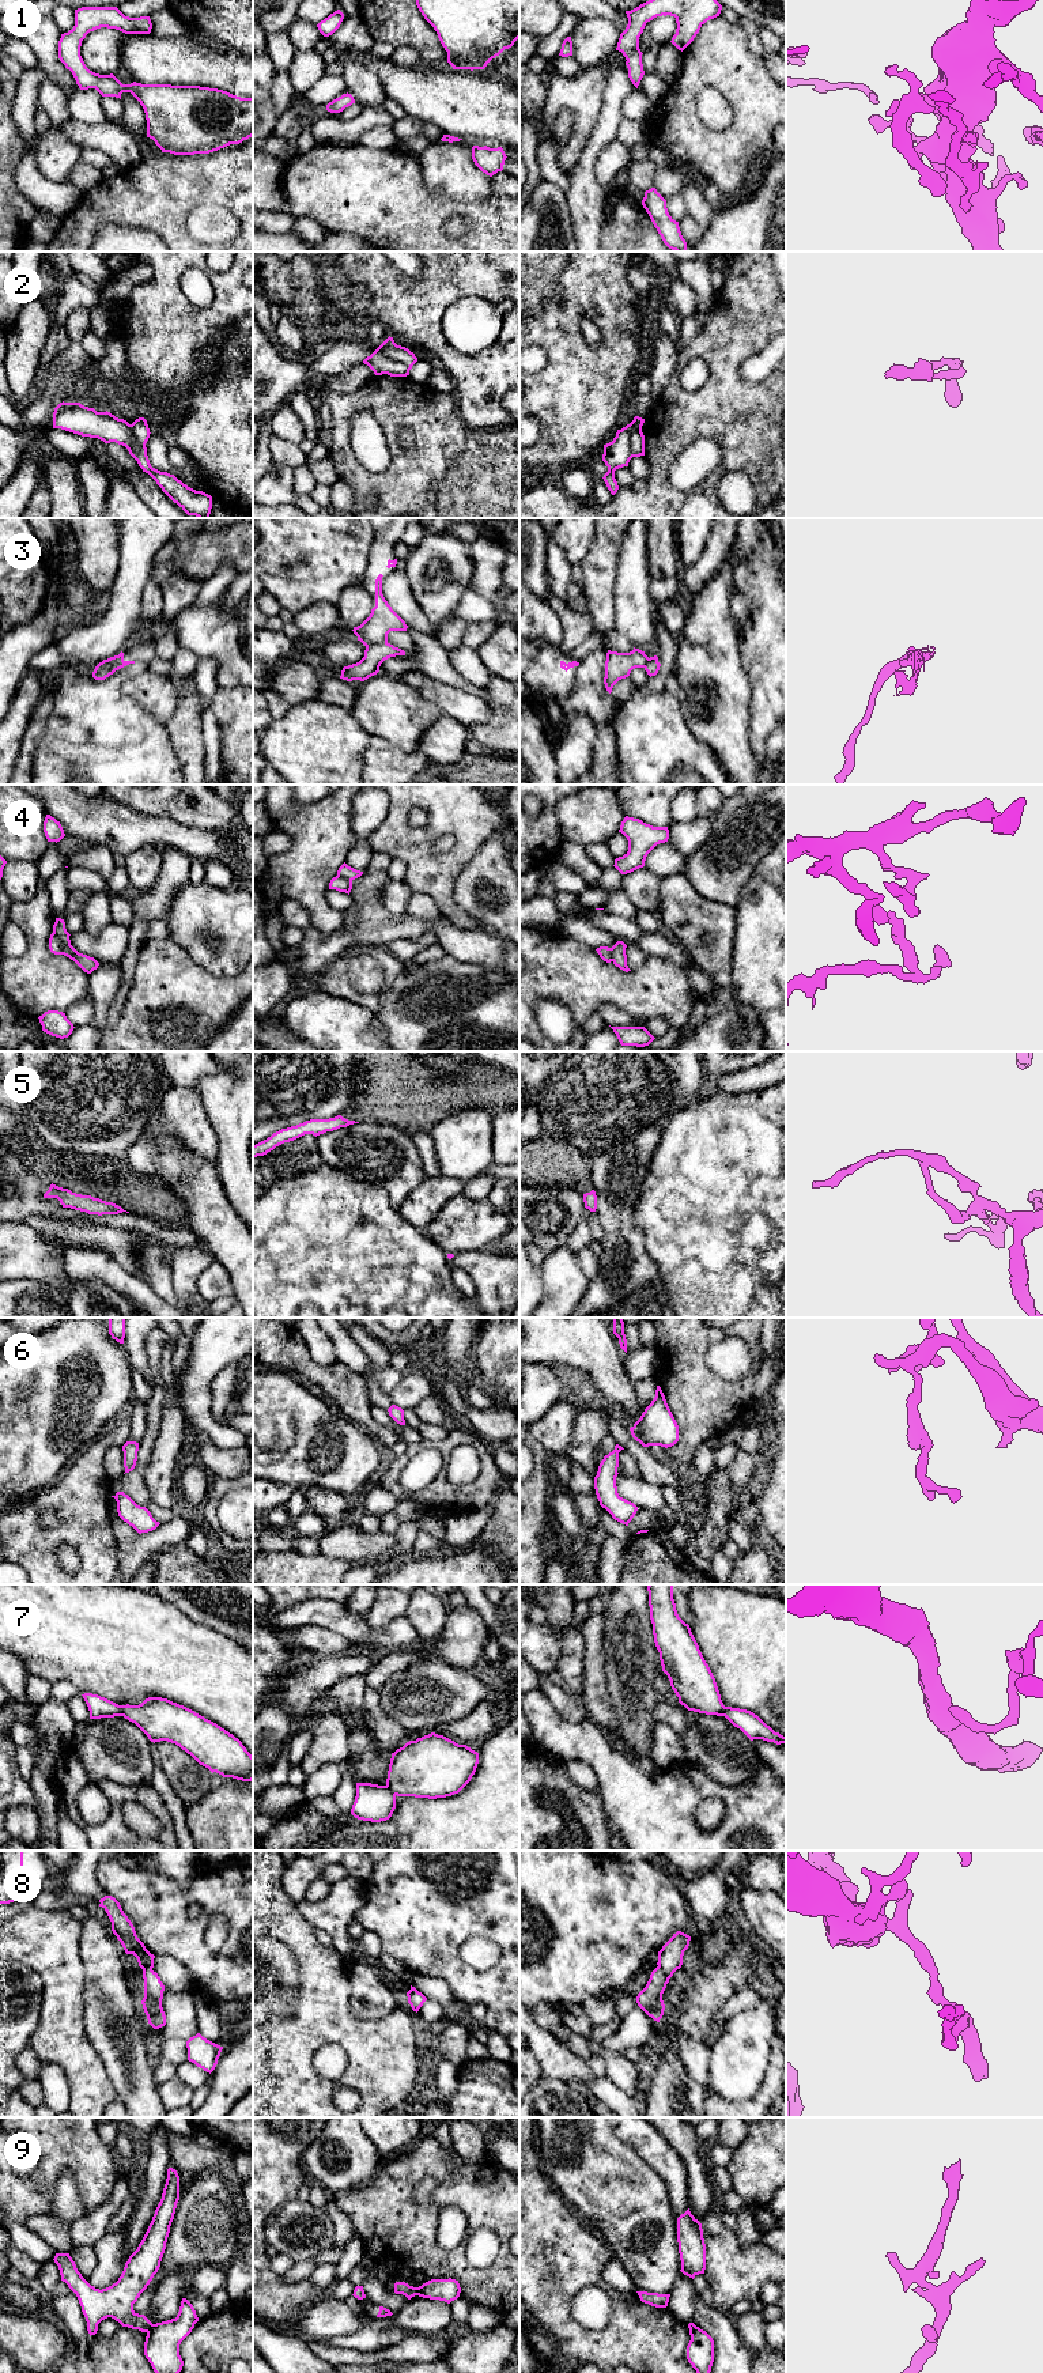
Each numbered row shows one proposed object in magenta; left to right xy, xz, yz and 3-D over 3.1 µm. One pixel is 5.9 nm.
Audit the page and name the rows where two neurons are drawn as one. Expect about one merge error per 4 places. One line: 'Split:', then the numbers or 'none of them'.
Split: 2, 3, 4, 9

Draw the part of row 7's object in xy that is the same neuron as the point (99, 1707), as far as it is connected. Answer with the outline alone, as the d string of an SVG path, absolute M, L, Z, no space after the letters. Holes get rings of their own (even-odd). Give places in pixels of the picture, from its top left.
M98 1694L82 1696L90 1719L124 1716L151 1742L175 1743L212 1773L242 1781L253 1780L253 1756L242 1742L184 1705L162 1697L148 1697L139 1705L118 1705Z

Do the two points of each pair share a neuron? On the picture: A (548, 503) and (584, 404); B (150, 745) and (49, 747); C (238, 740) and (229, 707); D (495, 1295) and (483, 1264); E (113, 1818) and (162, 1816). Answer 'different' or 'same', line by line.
A: different
B: same
C: same
D: same
E: same

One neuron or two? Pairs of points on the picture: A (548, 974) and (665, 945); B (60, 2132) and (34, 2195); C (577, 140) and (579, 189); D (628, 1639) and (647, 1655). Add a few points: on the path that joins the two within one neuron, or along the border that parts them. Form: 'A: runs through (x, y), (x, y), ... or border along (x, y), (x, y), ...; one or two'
A: border along (646, 955), (661, 956), (676, 966); two
B: runs through (60, 2147), (42, 2180); one
C: border along (592, 132), (570, 176); two
D: runs through (633, 1643), (643, 1654); one

